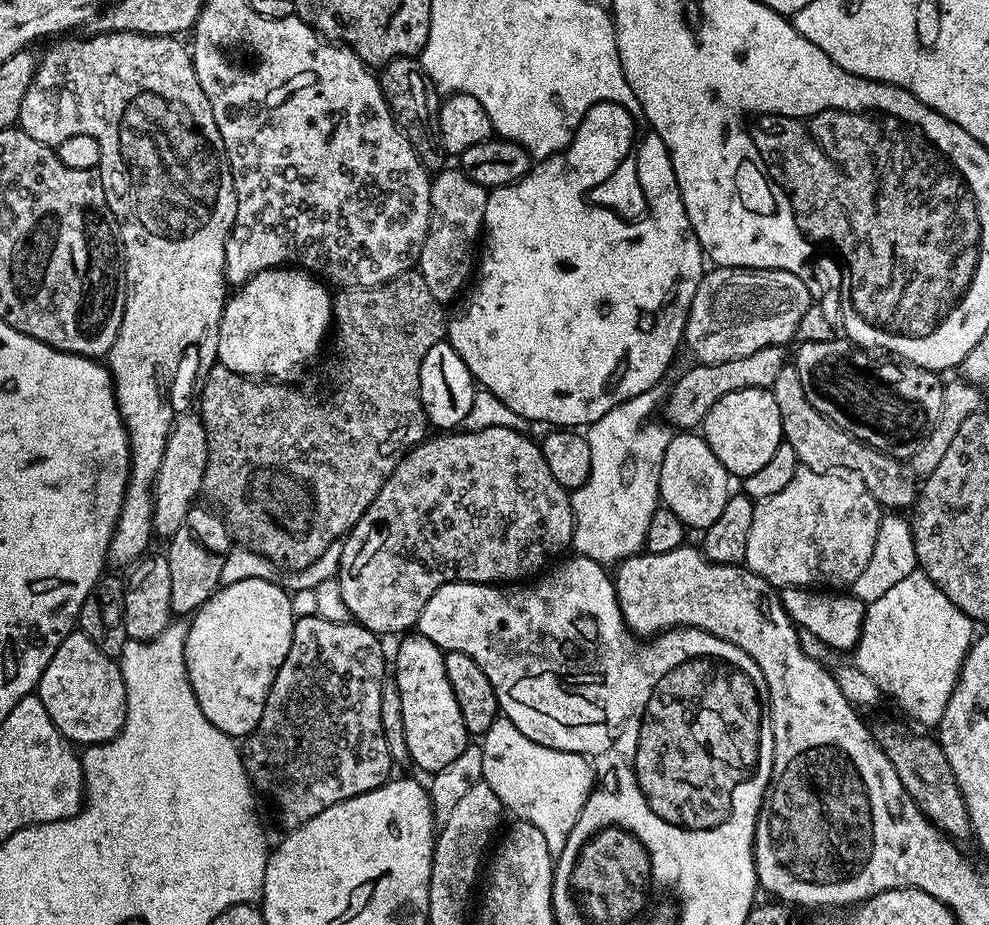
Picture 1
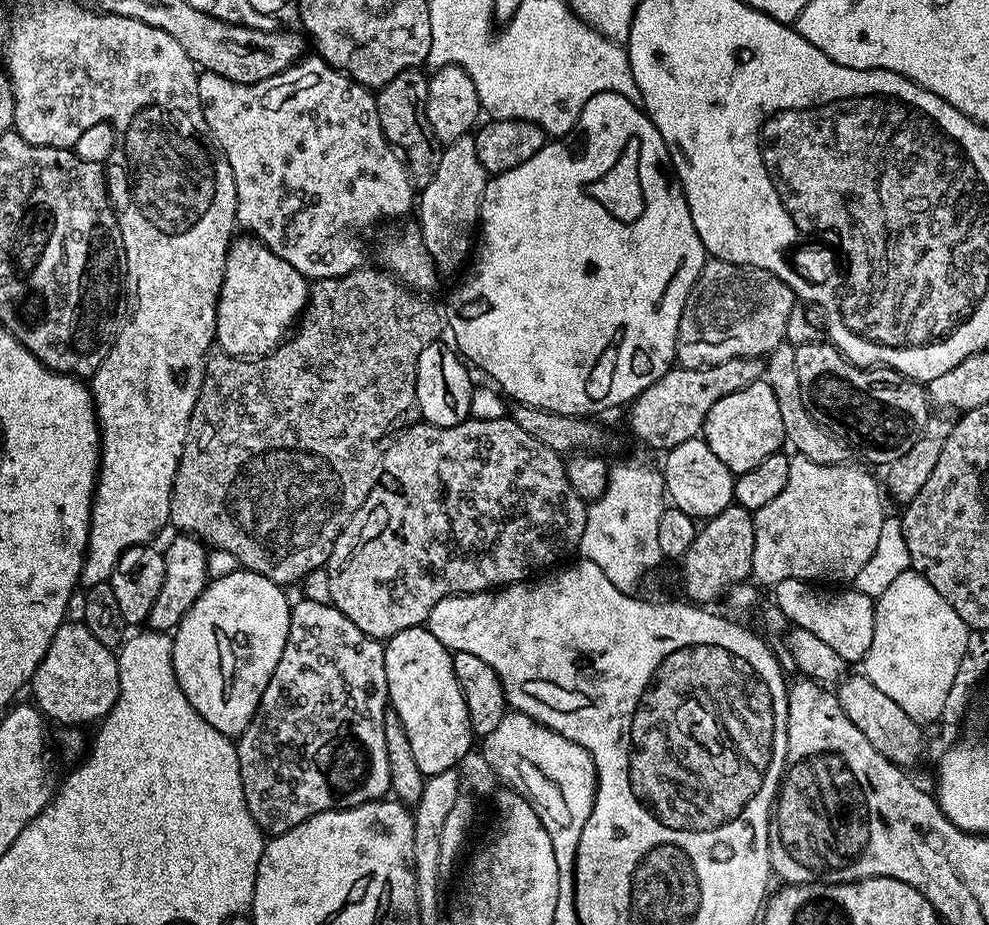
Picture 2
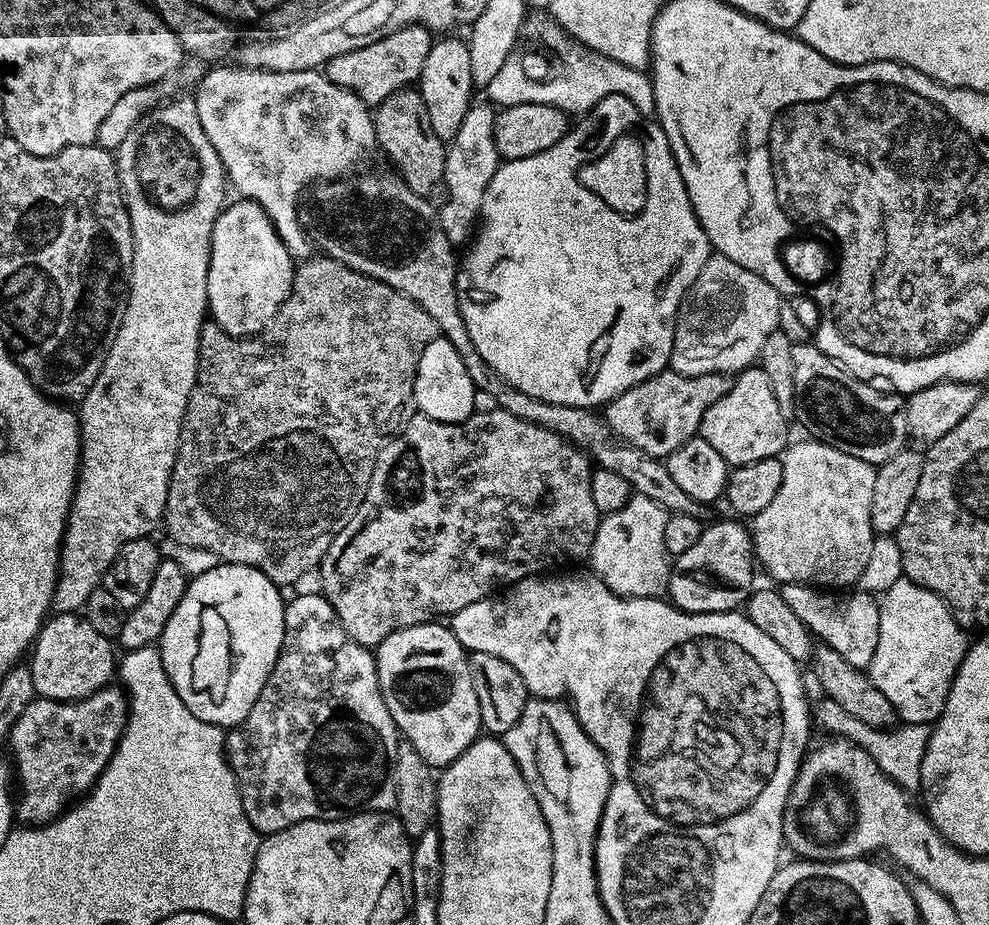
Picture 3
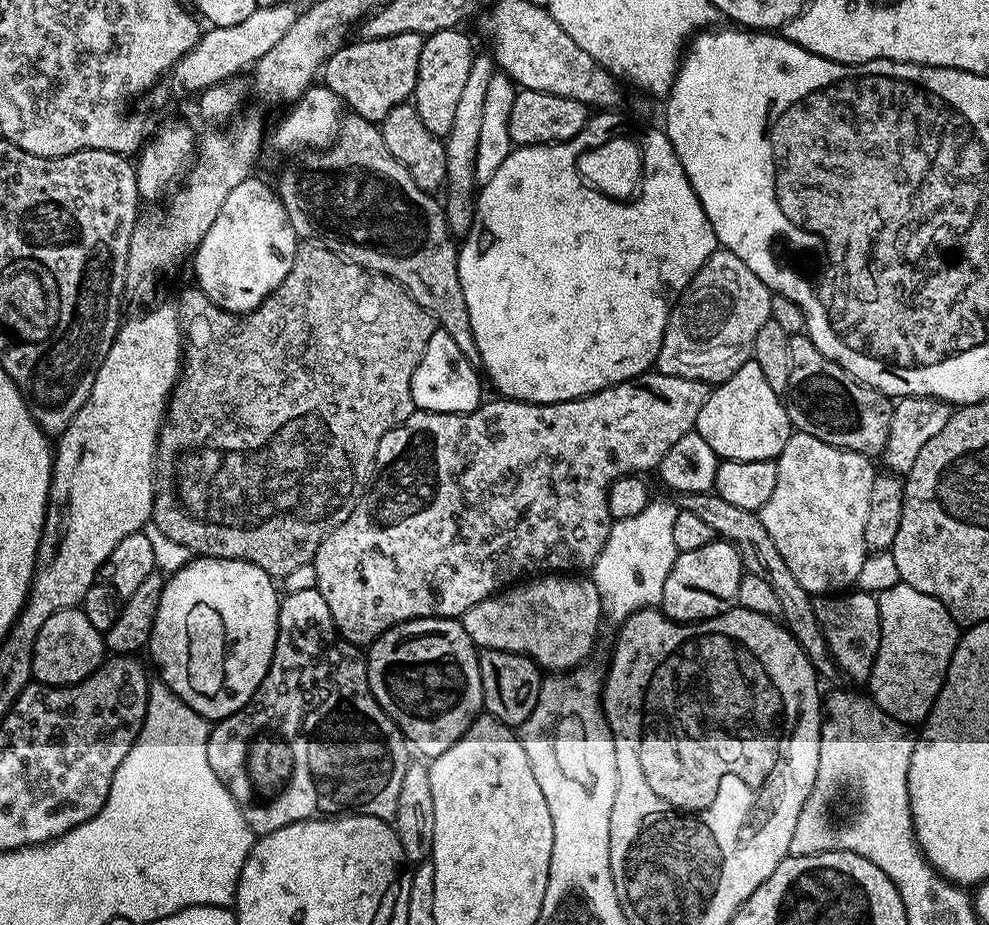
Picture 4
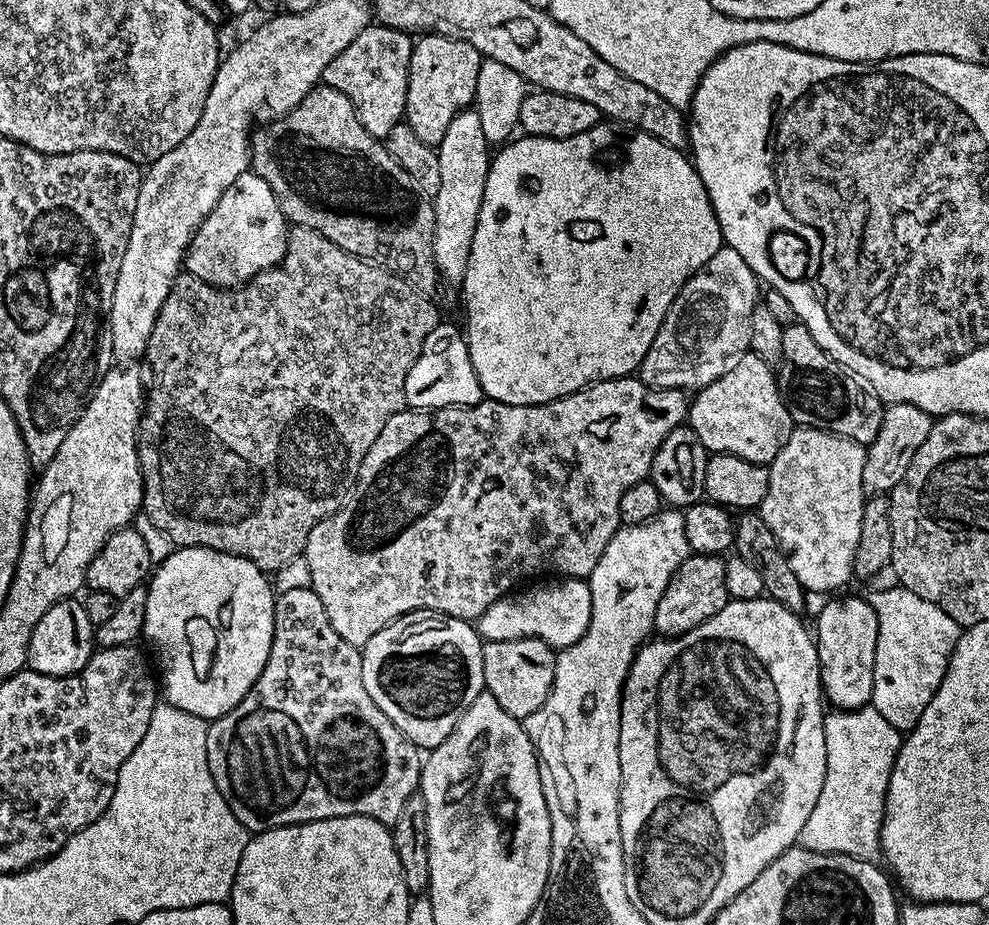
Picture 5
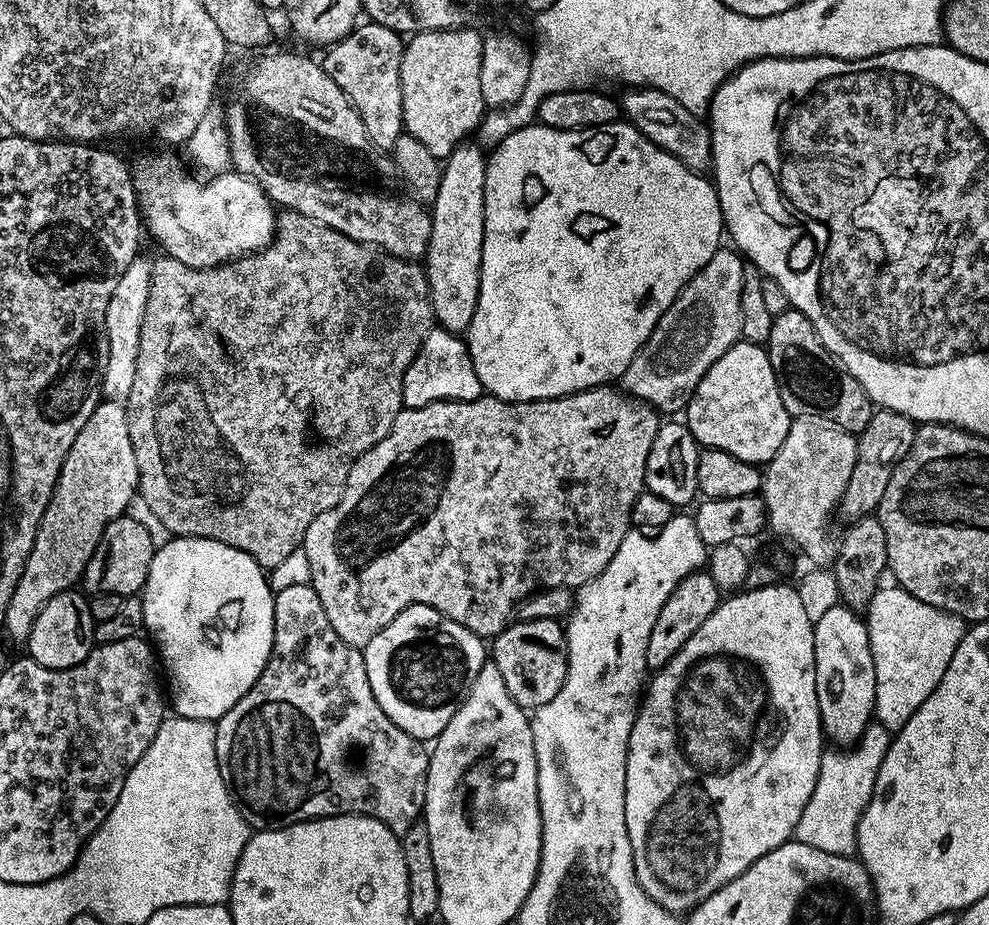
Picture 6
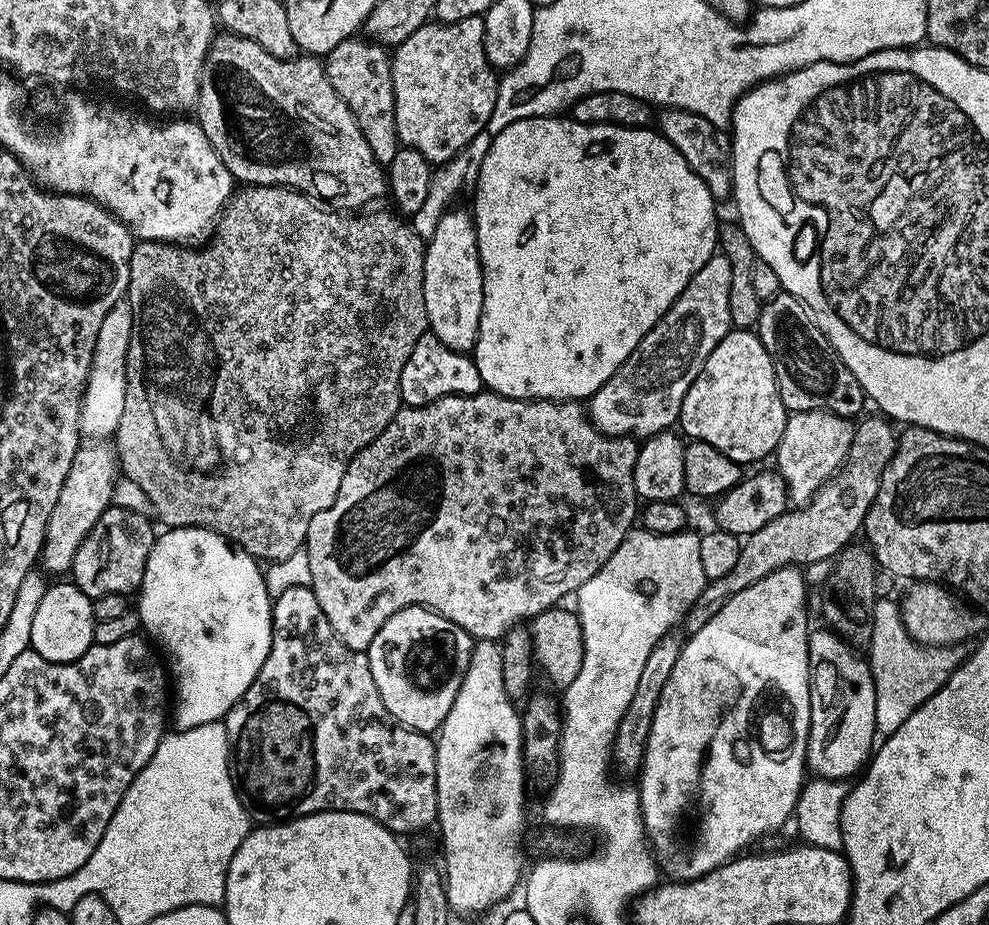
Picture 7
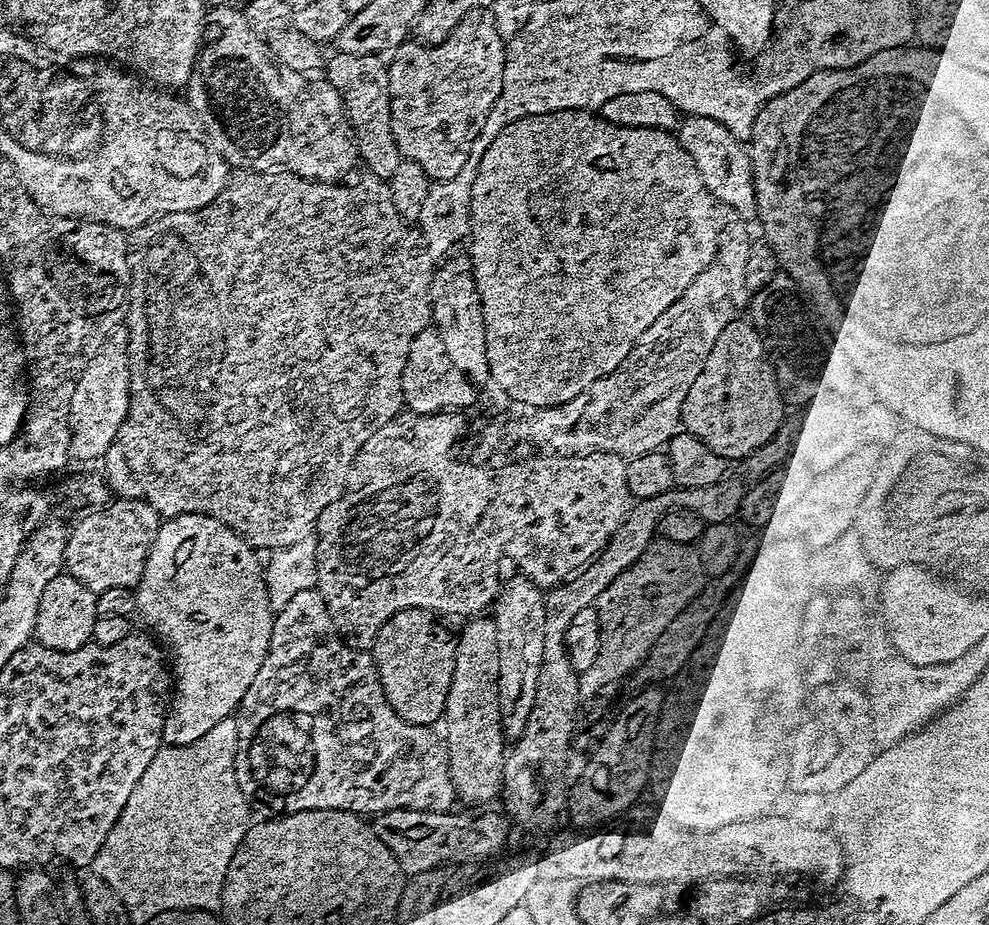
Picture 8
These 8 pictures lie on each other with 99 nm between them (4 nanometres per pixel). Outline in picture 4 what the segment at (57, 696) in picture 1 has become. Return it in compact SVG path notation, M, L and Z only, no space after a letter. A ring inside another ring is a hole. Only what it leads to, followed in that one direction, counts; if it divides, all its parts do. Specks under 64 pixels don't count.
M79 607L67 608L58 610L58 614L50 614L42 630L38 630L38 642L34 642L32 674L37 684L64 688L85 680L105 659L106 649L101 632L94 630L90 618L86 618Z

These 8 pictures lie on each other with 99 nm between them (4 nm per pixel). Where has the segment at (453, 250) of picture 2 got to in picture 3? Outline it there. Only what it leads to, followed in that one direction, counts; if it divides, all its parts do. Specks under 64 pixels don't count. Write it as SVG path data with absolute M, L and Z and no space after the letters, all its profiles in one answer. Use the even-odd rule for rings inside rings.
M473 99L466 110L466 118L462 118L462 126L458 126L458 134L454 134L446 148L442 192L448 197L444 205L439 205L438 215L442 230L453 246L460 246L464 239L467 241L473 235L474 225L480 218L486 186L490 186L490 178L494 178L502 163L494 146L496 114L497 109L487 99Z

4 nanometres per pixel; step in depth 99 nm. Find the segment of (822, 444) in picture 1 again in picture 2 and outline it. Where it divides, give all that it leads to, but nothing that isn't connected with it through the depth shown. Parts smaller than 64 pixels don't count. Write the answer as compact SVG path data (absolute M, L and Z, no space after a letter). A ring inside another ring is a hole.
M783 343L768 353L764 360L764 381L774 390L774 399L778 402L778 411L782 413L782 430L784 439L790 445L791 451L797 456L810 458L810 462L819 464L842 464L849 459L850 452L844 441L827 432L810 414L806 406L802 406L802 390L798 386L798 365L796 361L796 345Z

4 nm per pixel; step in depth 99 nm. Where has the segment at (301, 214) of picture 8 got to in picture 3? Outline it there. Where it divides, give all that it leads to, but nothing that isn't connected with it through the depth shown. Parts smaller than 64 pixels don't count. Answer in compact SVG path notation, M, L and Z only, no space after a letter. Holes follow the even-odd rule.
M323 254L313 255L295 269L290 294L286 298L286 302L282 302L278 314L268 323L262 335L251 338L231 336L222 331L215 322L206 322L200 331L200 365L196 371L196 385L192 387L192 392L188 395L188 409L184 415L184 424L180 427L180 445L176 451L176 461L172 467L172 477L168 483L166 510L164 511L164 519L162 521L163 527L165 529L168 527L167 535L171 539L177 540L182 546L198 546L201 550L210 550L213 554L220 557L221 561L225 564L250 566L254 570L266 574L266 578L270 578L270 582L274 582L277 586L290 586L294 582L298 582L298 578L305 570L319 568L320 563L324 560L326 550L330 550L330 542L339 534L342 526L346 526L346 522L350 522L350 518L354 518L358 506L362 506L362 502L366 498L366 490L370 486L370 478L374 471L376 455L384 447L389 437L399 433L402 425L409 419L416 398L416 375L418 374L418 362L422 358L422 350L426 350L426 346L430 346L430 342L434 342L437 338L438 329L434 318L430 318L430 314L426 310L422 310L422 306L415 304L409 296L394 290L390 286L386 286L386 282L375 280L366 274L356 272L350 266L346 266L337 260L332 260Z

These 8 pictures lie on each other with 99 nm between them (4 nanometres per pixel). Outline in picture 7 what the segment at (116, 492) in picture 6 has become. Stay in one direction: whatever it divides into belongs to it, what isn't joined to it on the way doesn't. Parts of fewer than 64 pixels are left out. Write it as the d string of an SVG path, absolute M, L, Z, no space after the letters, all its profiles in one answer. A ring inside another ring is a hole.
M96 438L91 442L81 443L80 448L74 454L70 474L66 482L62 482L58 502L54 502L54 510L46 526L42 553L42 568L44 564L45 573L67 573L71 569L74 554L82 546L90 530L94 530L94 522L98 522L98 518L102 518L102 514L112 504L114 486L121 472L118 453L107 439Z

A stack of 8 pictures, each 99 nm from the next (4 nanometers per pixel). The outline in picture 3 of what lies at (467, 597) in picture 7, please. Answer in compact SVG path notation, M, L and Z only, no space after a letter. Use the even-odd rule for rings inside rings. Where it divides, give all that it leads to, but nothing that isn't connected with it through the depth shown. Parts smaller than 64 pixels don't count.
M665 370L618 394L606 405L606 419L620 439L638 446L638 450L646 450L646 454L667 458L699 433L706 410L730 390L732 381L733 377L723 372L683 376ZM498 407L489 412L473 411L472 415L467 416L461 424L438 422L437 420L431 420L430 417L423 414L413 415L411 419L403 425L402 431L399 434L393 435L391 439L385 443L384 447L381 448L378 455L376 455L374 471L370 478L370 486L366 490L366 498L362 502L362 506L358 506L354 518L350 518L350 522L346 522L346 526L342 526L342 530L330 542L330 550L326 550L324 560L319 566L320 573L322 574L322 586L324 587L322 595L328 599L340 625L346 630L346 634L350 634L350 638L354 638L354 642L358 642L365 646L378 646L391 632L397 632L403 628L409 628L410 626L427 624L435 621L437 618L450 618L458 610L466 610L470 606L470 602L489 599L497 590L507 589L509 584L519 584L528 576L539 576L547 573L549 570L559 569L556 568L559 564L568 564L571 560L582 559L583 556L585 559L585 557L591 553L594 534L598 530L598 526L602 519L602 514L598 510L598 506L594 506L594 498L590 498L590 478L592 477L593 471L594 468L590 463L589 457L585 456L580 449L575 448L569 440L564 440L558 434L554 434L550 430L546 430L542 426L538 426L532 422L522 422L522 418L514 418L514 414L506 414L506 410L502 410Z

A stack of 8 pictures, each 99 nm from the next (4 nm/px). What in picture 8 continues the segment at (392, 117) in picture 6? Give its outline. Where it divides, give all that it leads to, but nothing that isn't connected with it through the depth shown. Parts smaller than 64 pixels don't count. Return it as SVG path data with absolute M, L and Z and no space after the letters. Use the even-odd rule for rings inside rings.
M333 51L332 57L327 57L328 73L326 79L328 85L342 98L344 107L344 117L348 120L348 126L352 129L352 143L356 145L356 155L359 163L368 167L367 171L376 176L379 180L387 182L390 174L398 167L401 160L400 151L394 142L394 130L392 129L392 119L390 118L390 74L388 64L383 55L374 54L346 54L345 52Z

